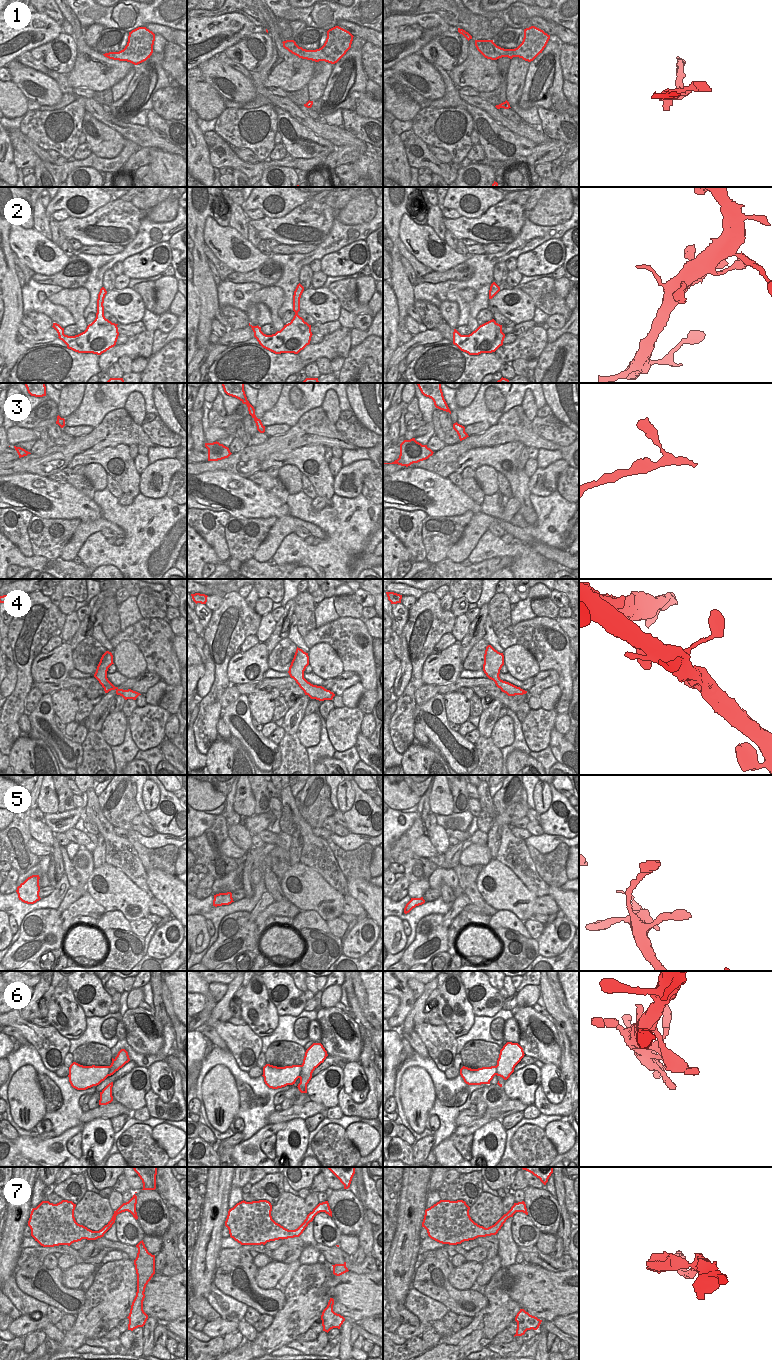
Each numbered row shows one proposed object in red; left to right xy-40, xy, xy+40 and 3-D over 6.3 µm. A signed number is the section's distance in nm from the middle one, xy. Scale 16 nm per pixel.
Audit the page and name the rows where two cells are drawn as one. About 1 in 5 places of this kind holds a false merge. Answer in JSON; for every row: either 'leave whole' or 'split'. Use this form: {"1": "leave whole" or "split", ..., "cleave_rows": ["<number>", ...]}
{"1": "leave whole", "2": "leave whole", "3": "leave whole", "4": "leave whole", "5": "leave whole", "6": "leave whole", "7": "leave whole", "cleave_rows": []}

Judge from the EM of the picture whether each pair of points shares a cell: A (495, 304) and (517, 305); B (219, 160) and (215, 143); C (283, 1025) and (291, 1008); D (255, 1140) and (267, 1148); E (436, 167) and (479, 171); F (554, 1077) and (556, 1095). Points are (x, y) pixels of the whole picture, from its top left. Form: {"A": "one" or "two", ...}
{"A": "one", "B": "one", "C": "two", "D": "two", "E": "two", "F": "one"}

